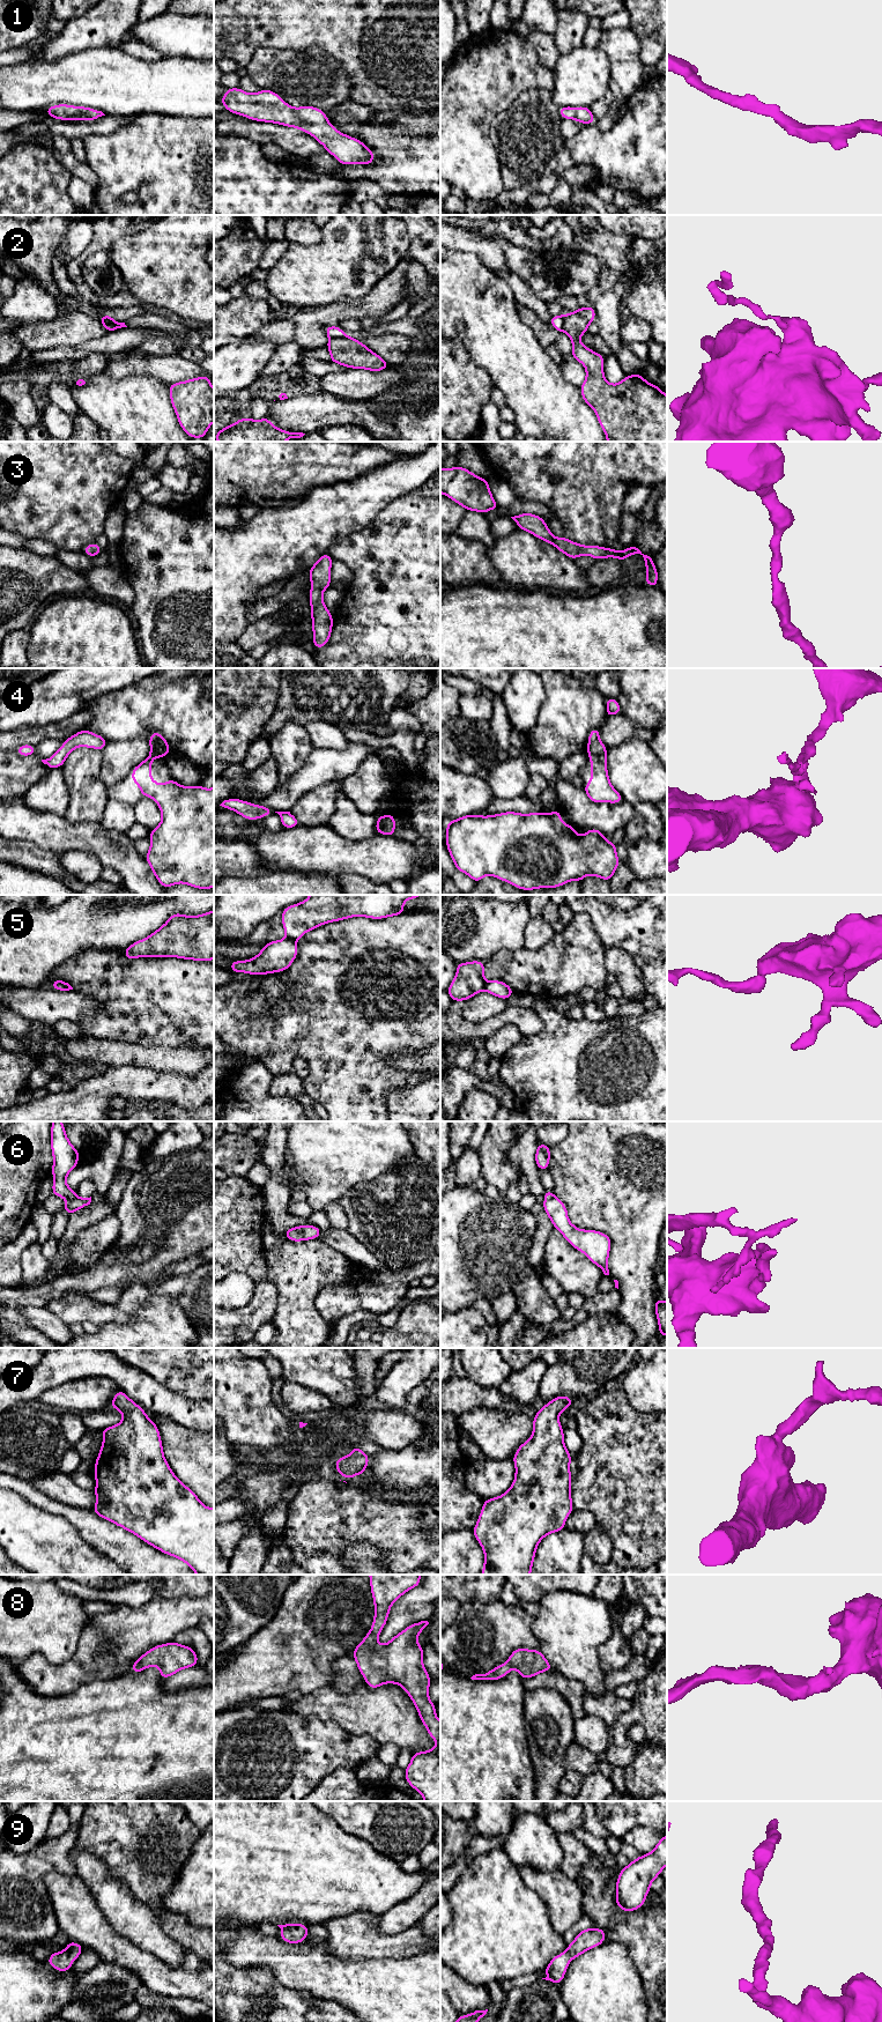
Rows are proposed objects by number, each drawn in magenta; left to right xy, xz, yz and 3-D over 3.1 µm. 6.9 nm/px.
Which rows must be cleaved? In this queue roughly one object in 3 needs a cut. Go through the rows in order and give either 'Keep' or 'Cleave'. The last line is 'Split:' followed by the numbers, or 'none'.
1: Keep
2: Cleave
3: Keep
4: Cleave
5: Cleave
6: Cleave
7: Keep
8: Keep
9: Keep
Split: 2, 4, 5, 6

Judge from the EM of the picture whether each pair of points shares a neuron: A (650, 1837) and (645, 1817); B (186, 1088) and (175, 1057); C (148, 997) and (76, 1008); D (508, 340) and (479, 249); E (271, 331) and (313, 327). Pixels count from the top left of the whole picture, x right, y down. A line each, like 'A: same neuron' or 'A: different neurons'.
A: different neurons
B: different neurons
C: different neurons
D: different neurons
E: same neuron

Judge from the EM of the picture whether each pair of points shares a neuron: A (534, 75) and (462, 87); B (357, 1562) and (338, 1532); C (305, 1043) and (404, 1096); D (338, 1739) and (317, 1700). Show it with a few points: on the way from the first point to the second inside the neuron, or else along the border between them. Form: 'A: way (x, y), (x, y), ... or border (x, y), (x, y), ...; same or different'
A: way (517, 75), (511, 80), (484, 80), (480, 84); same
B: border (376, 1546), (369, 1542), (351, 1542), (339, 1558); different
C: border (419, 1083), (391, 1089), (386, 1095), (387, 1109); different
D: border (301, 1715), (332, 1719), (350, 1734); different

